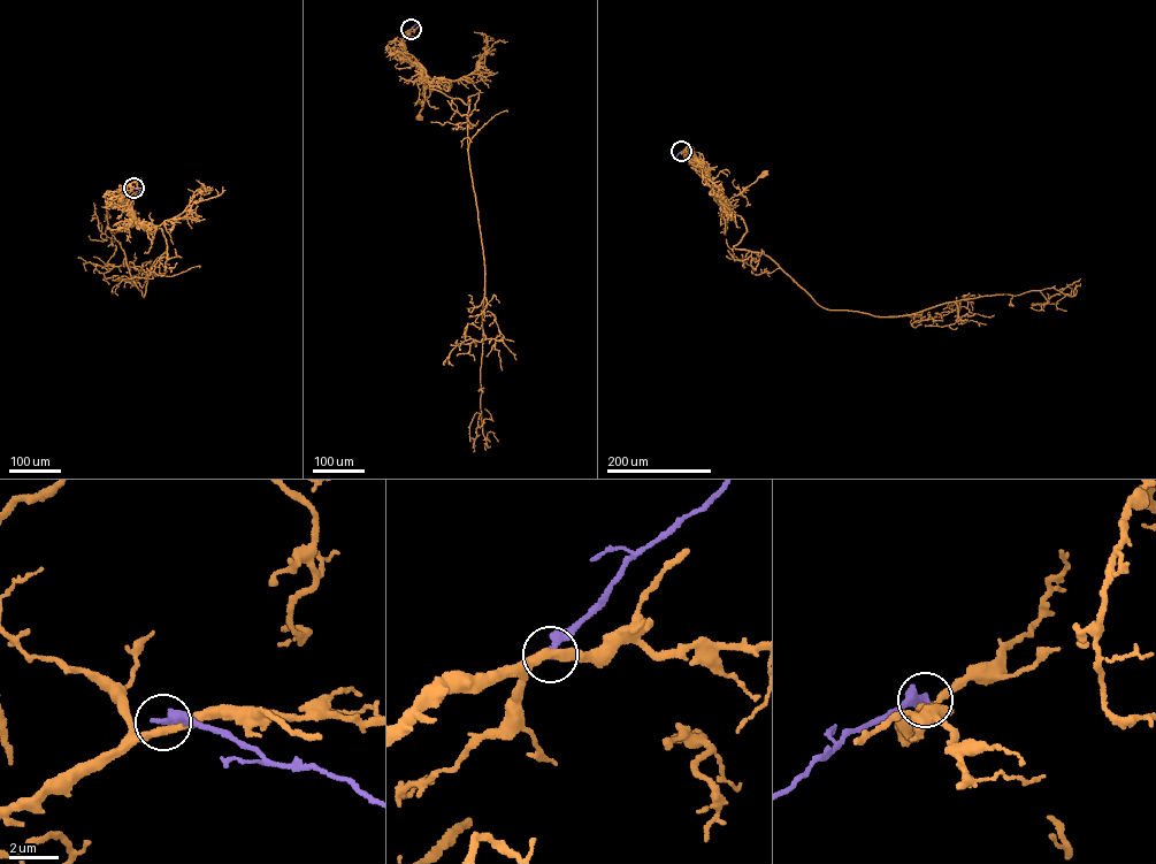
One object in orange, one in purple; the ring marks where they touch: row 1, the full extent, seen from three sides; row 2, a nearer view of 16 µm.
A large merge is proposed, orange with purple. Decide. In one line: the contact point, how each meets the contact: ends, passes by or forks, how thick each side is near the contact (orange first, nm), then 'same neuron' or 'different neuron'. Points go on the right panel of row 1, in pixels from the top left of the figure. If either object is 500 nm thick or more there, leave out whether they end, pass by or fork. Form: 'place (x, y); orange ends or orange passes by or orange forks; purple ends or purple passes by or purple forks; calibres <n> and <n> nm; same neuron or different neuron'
place (681, 151); orange passes by; purple ends; calibres 340 and 320 nm; different neuron

